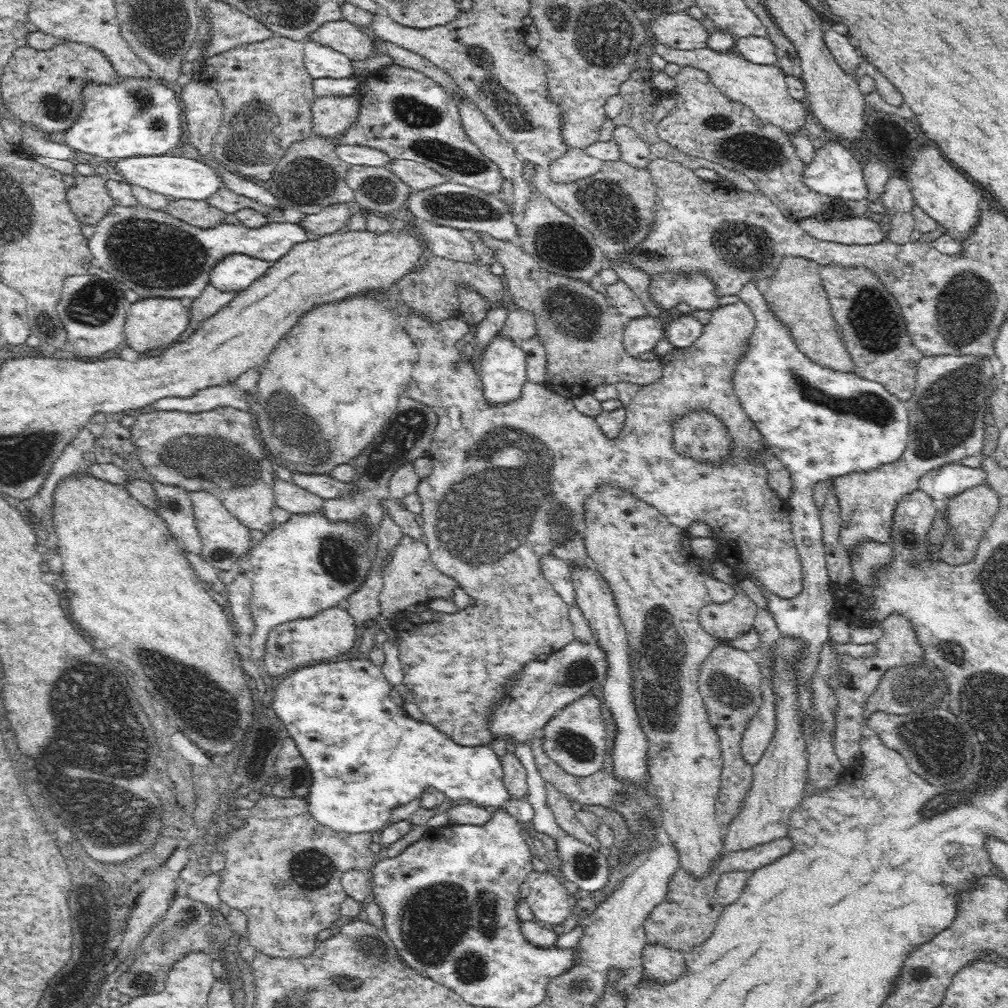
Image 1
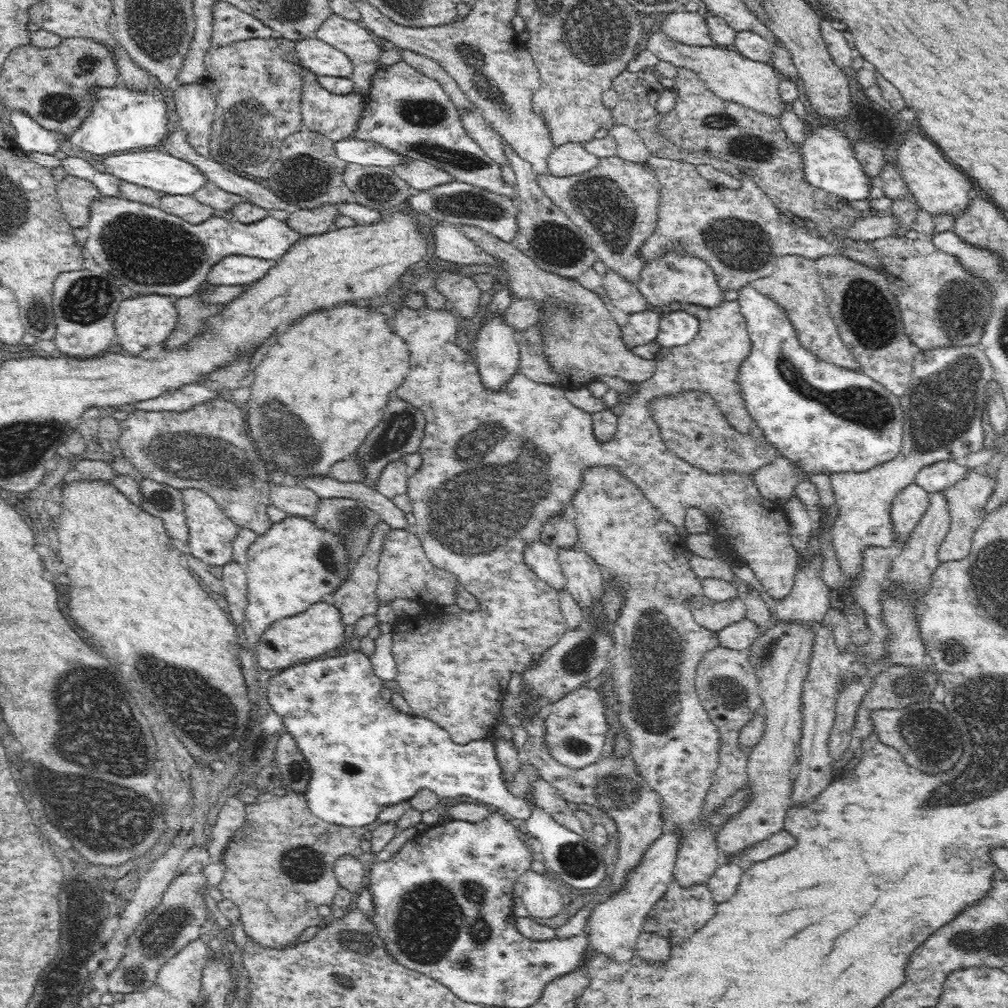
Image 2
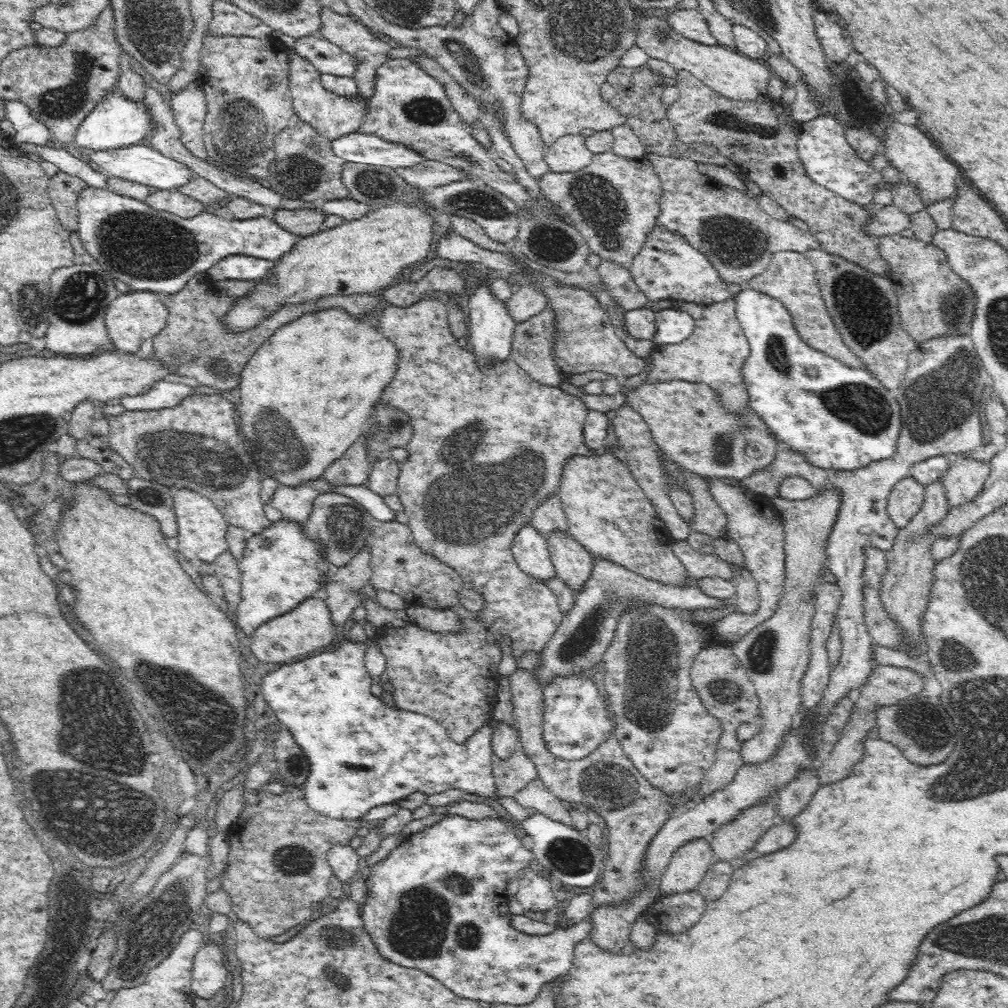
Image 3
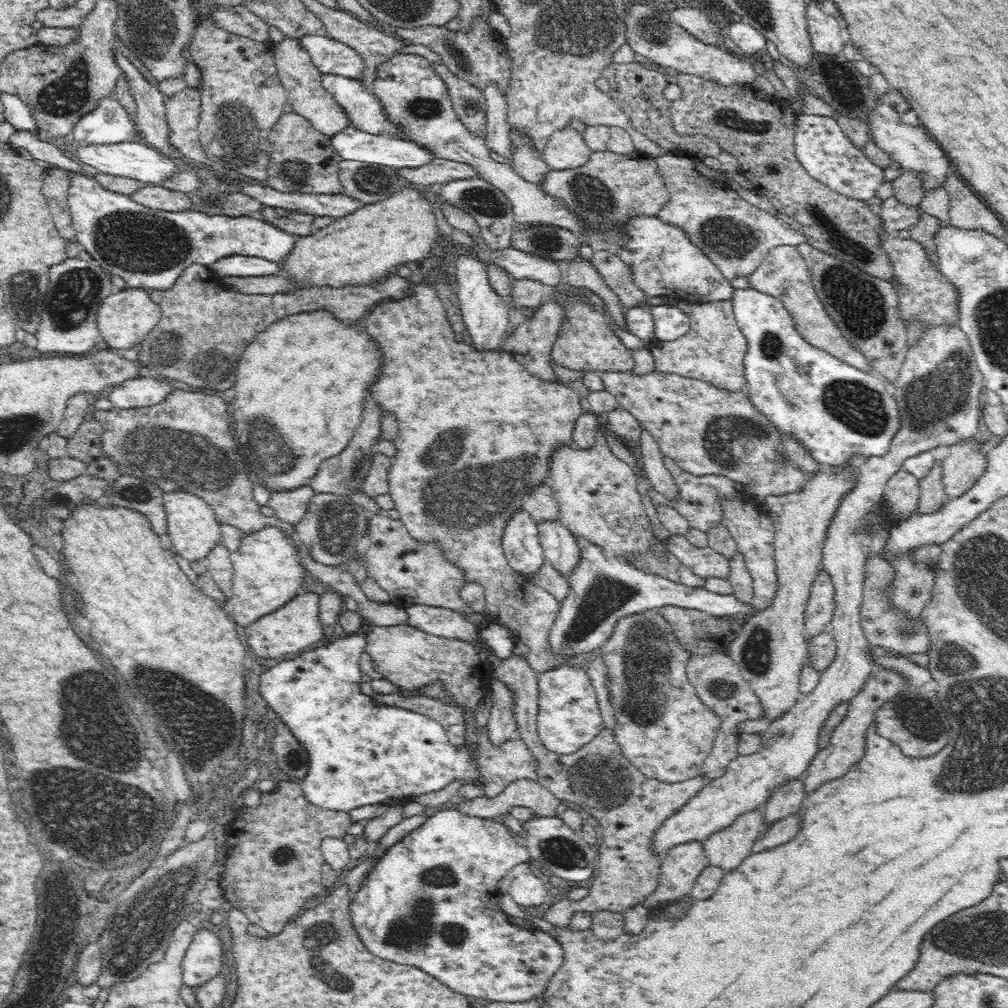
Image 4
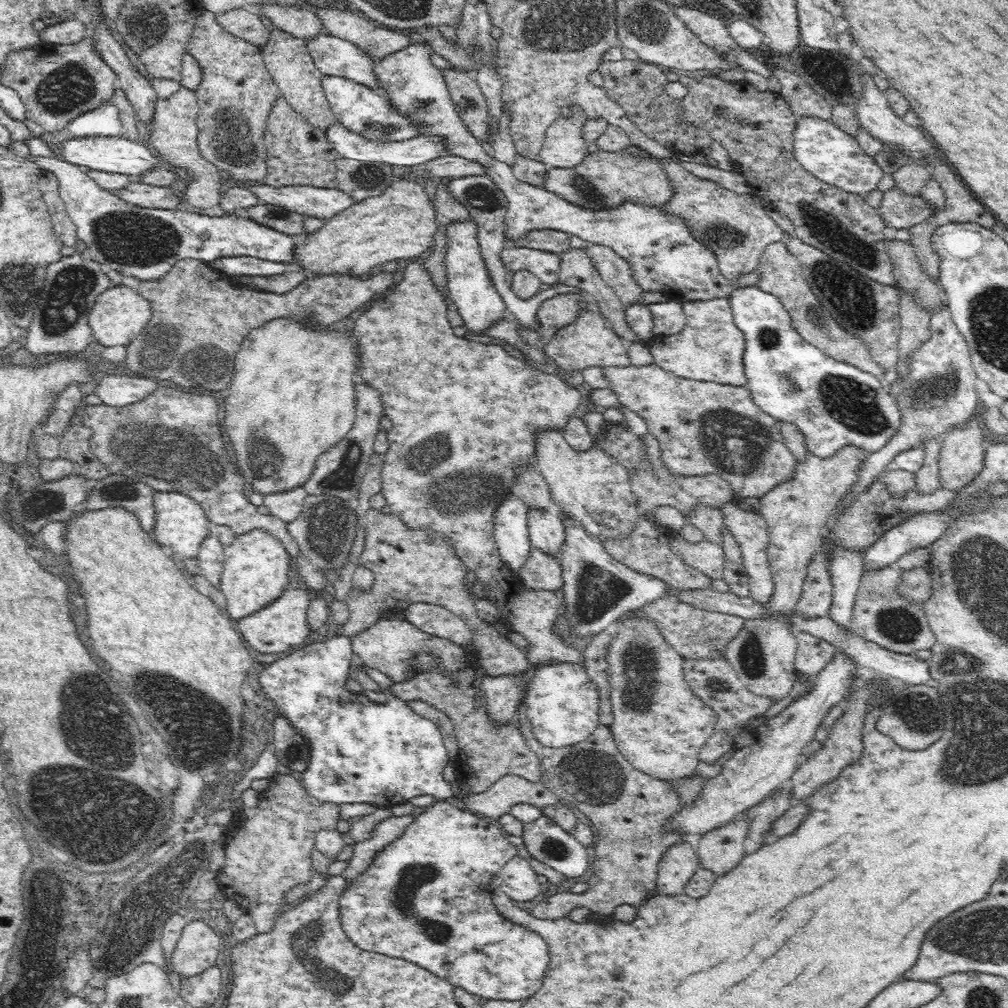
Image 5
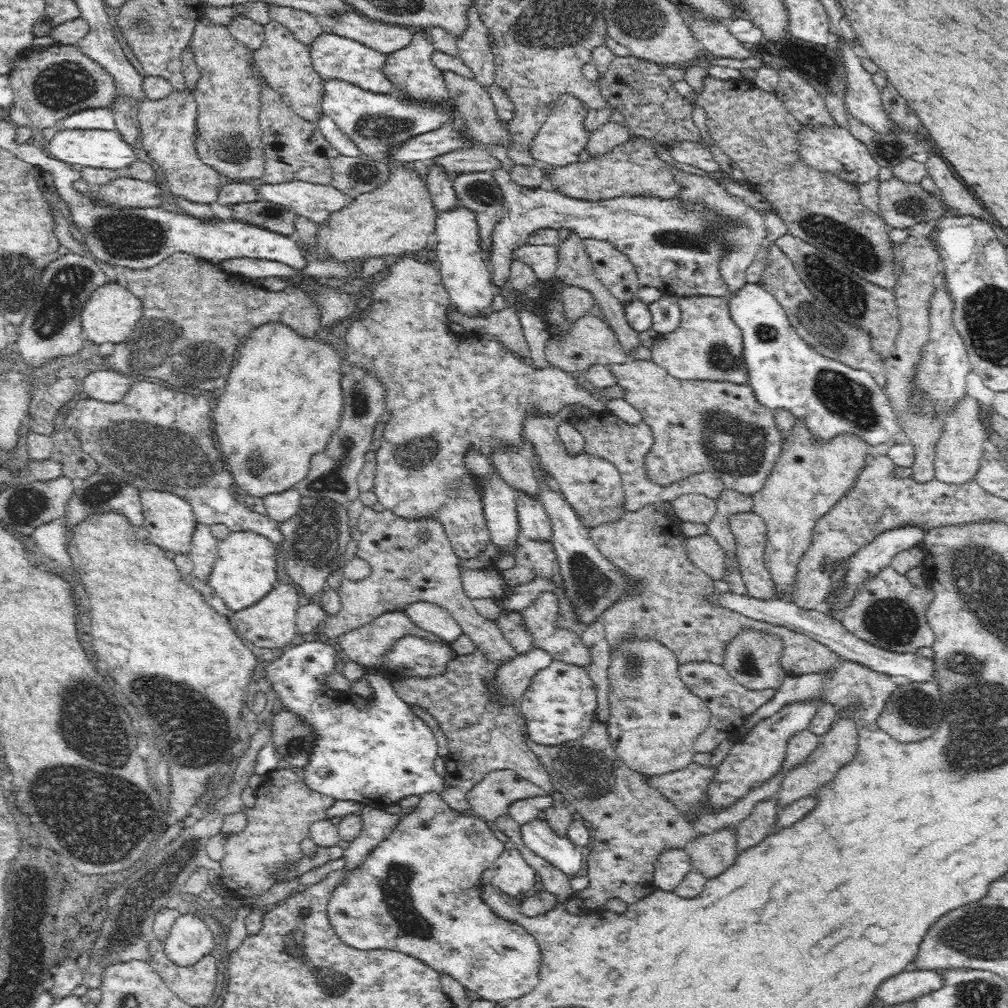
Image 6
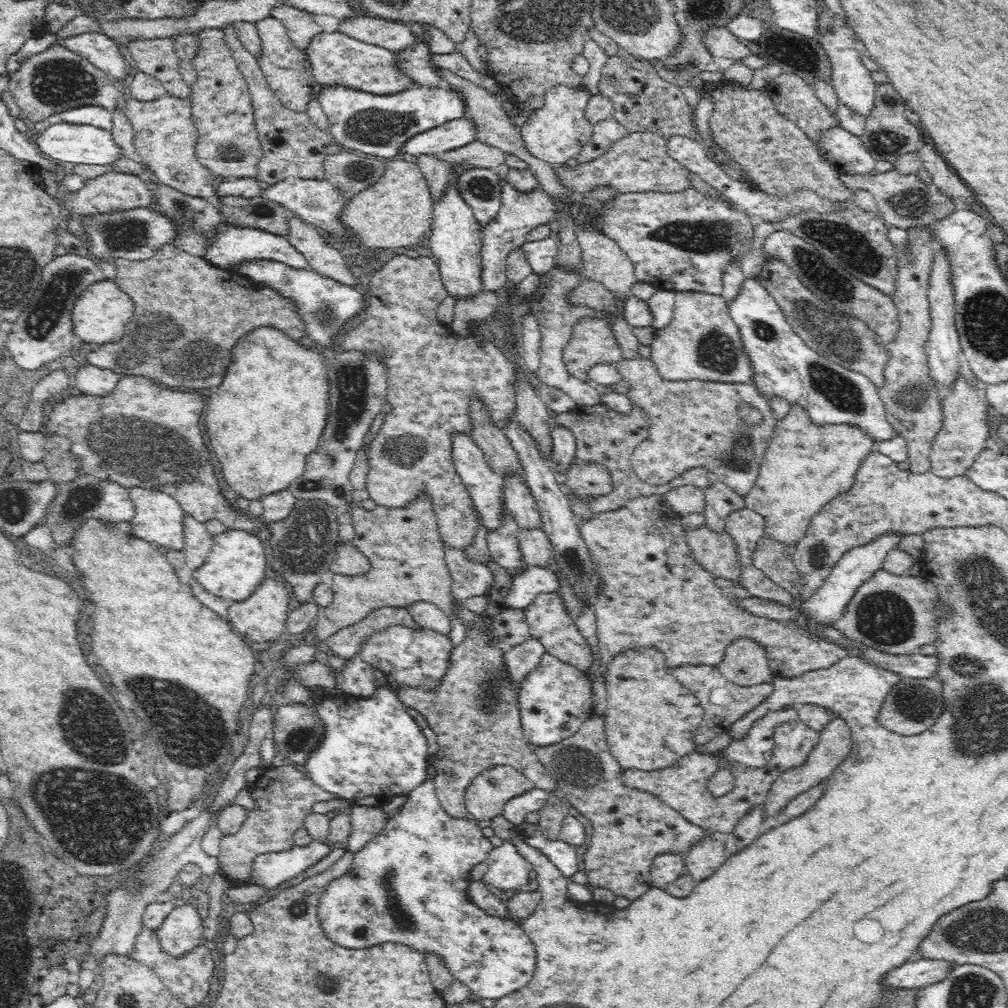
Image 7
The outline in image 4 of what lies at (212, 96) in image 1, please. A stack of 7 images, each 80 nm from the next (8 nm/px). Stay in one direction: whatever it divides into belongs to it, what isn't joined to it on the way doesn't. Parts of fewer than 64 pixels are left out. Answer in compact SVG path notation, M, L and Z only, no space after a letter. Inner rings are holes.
M190 86L165 99L166 116L171 128L171 144L181 152L183 158L196 164L210 164L203 146L200 146L199 116L201 113L201 91Z

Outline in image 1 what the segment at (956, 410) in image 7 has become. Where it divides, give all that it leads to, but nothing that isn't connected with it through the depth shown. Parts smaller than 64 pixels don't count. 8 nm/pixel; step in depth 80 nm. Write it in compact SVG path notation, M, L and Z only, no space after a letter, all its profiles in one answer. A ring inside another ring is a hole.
M978 486L962 492L955 498L950 498L946 502L945 518L948 530L946 530L942 545L939 547L940 558L951 565L963 565L973 561L977 552L980 551L983 536L986 530L992 526L995 514L999 509L998 494L986 486Z

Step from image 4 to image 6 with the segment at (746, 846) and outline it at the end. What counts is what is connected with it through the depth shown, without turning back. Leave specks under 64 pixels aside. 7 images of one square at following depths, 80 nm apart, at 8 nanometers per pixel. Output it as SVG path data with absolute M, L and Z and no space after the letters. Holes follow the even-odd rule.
M730 826L724 830L717 830L695 837L688 846L693 868L711 879L725 871L729 866L732 866L741 852L737 849L736 831L737 827Z

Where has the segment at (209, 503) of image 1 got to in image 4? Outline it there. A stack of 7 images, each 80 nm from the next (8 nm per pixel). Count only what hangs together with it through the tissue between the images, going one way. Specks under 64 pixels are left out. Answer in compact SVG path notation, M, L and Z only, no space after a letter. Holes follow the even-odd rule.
M169 491L164 493L164 508L167 512L167 534L172 538L174 553L182 558L198 561L209 557L214 548L225 546L220 532L221 522L205 500L188 491Z

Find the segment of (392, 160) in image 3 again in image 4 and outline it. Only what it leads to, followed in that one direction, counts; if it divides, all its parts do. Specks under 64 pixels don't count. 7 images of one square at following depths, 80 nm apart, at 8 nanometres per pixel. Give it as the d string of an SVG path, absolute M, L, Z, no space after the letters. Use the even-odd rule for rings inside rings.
M354 126L335 134L331 138L331 145L336 154L340 155L344 161L365 162L394 167L395 169L416 168L433 159L432 153L428 149L424 149L412 141L364 132Z

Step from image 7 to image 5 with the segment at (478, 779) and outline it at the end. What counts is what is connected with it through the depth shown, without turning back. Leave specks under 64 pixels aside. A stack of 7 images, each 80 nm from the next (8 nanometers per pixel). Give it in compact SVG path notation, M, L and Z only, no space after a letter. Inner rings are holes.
M516 775L500 777L487 791L472 793L465 798L465 810L496 821L508 814L512 806L528 803L543 811L559 802L559 797L541 782L530 782Z

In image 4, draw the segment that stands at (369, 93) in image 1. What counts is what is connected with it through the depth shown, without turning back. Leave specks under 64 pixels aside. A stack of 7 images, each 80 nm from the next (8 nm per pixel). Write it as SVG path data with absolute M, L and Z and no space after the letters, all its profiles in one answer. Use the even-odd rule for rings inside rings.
M407 51L396 52L375 71L372 92L380 101L382 113L400 131L400 138L428 149L433 157L472 165L477 177L502 191L512 202L515 228L551 224L576 234L587 235L584 224L562 201L546 194L535 183L524 180L509 164L501 164L490 157L491 150L482 135L474 134L459 119L444 81L432 70L432 64L422 56Z

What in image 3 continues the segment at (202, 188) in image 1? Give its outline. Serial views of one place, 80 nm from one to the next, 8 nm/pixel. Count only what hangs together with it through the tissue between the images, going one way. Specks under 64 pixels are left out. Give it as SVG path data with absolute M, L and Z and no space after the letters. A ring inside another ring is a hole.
M148 143L116 147L112 150L106 150L106 152L94 152L94 154L90 154L90 160L96 162L102 168L102 172L106 172L107 176L144 184L154 188L154 190L180 190L186 183L189 183L190 179L196 176L188 166L164 156Z

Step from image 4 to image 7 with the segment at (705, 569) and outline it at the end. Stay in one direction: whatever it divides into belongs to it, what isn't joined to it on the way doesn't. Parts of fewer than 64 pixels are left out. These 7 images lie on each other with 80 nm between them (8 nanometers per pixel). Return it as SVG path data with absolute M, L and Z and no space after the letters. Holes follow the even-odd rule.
M708 526L685 531L693 558L716 577L738 580L741 574L740 554L729 533L708 529Z

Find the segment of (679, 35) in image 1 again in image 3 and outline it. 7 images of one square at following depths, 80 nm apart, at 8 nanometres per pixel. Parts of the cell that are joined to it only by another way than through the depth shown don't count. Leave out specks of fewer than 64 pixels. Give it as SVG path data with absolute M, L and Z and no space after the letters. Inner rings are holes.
M677 8L676 10L670 10L666 16L668 17L668 25L672 27L672 30L684 38L705 45L714 43L706 19L704 19L698 8Z

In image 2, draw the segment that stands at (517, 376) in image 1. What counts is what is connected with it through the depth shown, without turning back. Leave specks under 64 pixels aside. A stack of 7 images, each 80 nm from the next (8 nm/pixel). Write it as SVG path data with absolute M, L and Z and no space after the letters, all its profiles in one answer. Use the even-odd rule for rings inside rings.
M494 318L484 328L480 328L480 334L476 340L474 360L477 362L482 384L492 393L503 391L512 377L520 373L519 344L514 329L508 325L506 320Z

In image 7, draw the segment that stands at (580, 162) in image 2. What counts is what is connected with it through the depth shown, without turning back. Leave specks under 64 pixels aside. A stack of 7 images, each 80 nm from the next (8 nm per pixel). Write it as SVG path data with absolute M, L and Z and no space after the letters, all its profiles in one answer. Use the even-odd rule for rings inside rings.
M556 85L544 94L544 108L540 108L528 124L521 128L521 137L532 156L554 166L563 165L578 156L582 147L590 142L593 126L586 118L585 110L590 95L572 86Z

